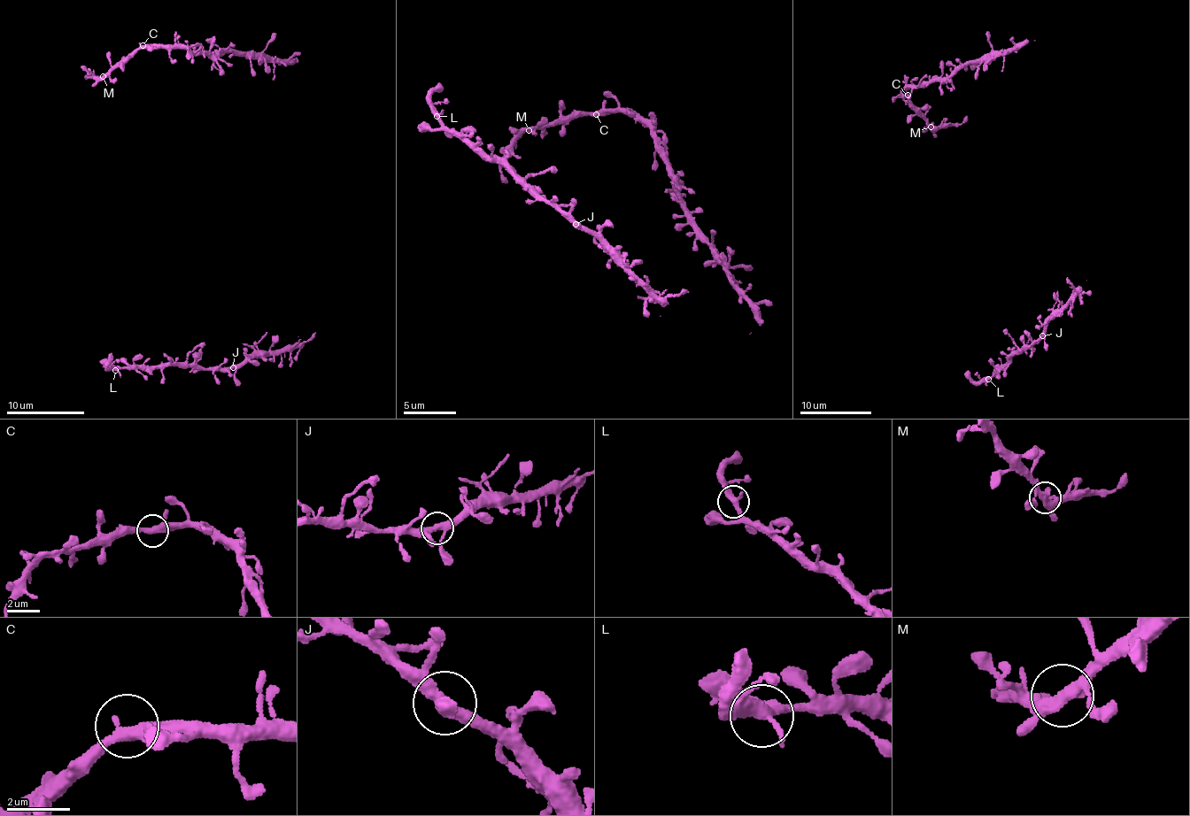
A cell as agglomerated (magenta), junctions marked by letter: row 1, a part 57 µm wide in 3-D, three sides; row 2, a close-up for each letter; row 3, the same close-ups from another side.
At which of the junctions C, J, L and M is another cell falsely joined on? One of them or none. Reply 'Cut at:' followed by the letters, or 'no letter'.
Cut at: no letter

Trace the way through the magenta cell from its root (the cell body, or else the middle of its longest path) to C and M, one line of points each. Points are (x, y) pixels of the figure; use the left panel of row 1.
C: (272, 79), (274, 66), (270, 62), (227, 49), (214, 56), (197, 50), (168, 48), (161, 44), (142, 45)
M: (272, 79), (274, 66), (264, 59), (227, 49), (214, 56), (199, 50), (161, 46), (136, 47), (103, 76)

